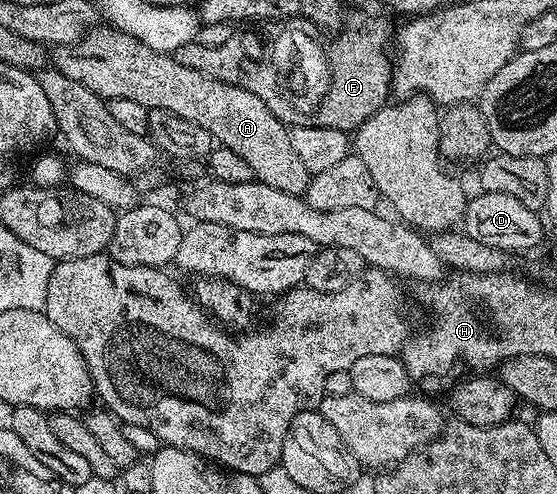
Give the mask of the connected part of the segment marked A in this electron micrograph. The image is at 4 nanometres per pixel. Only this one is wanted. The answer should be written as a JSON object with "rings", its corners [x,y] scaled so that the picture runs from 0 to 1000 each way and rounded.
{"rings":[[[174,53],[163,65],[151,67],[129,89],[106,91],[92,107],[90,121],[106,146],[118,150],[118,158],[133,158],[133,166],[154,174],[154,182],[162,182],[189,206],[205,198],[233,198],[239,206],[253,211],[257,219],[268,223],[289,219],[320,239],[334,239],[334,247],[348,247],[363,255],[363,263],[377,269],[390,294],[420,304],[427,320],[449,328],[454,358],[467,370],[492,377],[492,385],[513,385],[513,393],[530,397],[539,397],[551,387],[557,350],[535,320],[535,310],[521,287],[519,253],[506,249],[492,231],[485,231],[478,206],[470,206],[463,190],[449,190],[449,182],[434,182],[418,170],[377,158],[352,140],[341,140],[339,134],[327,134],[314,123],[309,109],[269,101],[233,69],[196,53]]]}

